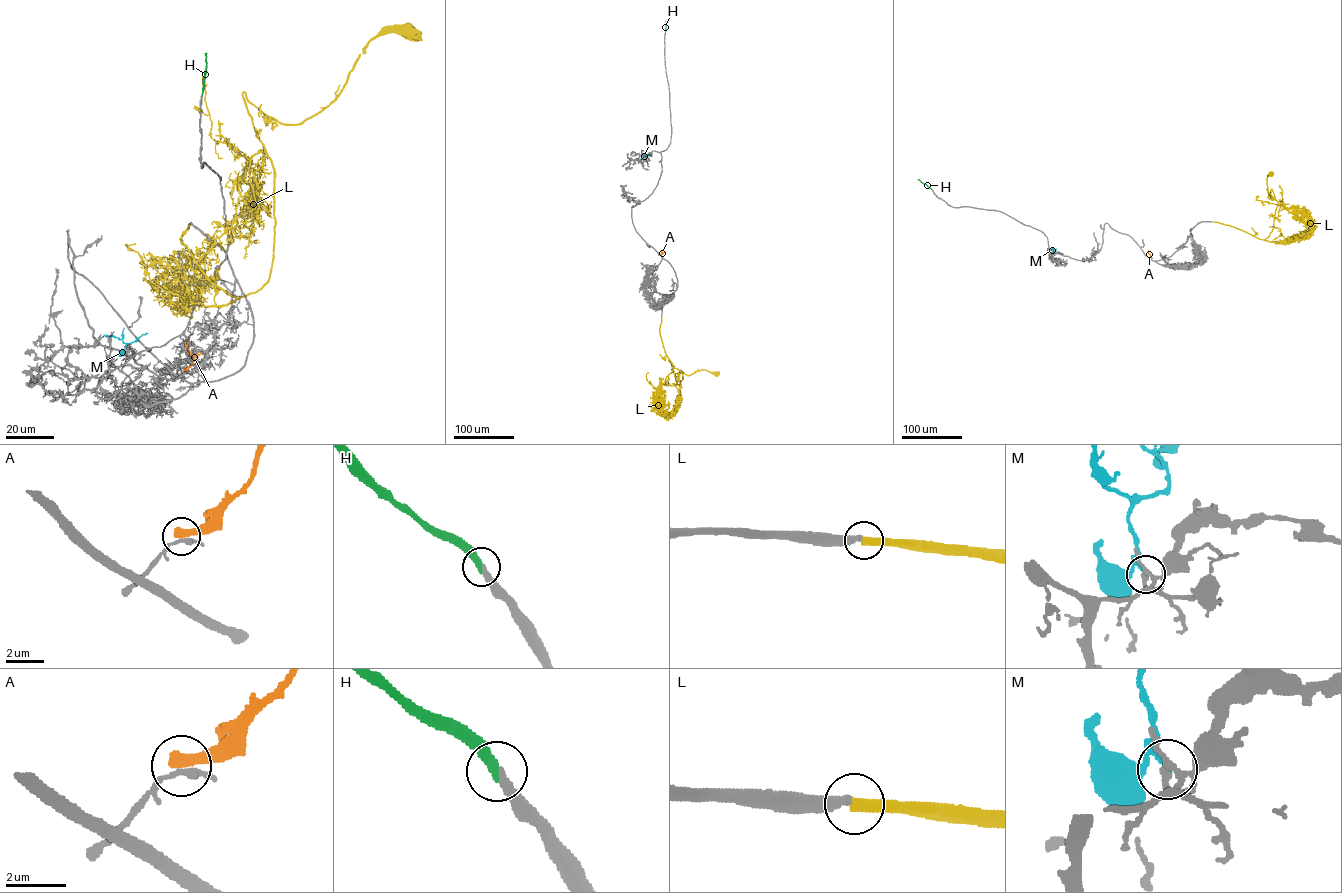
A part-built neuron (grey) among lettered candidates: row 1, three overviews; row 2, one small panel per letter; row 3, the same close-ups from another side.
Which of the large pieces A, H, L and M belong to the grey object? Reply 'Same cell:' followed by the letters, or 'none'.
Same cell: H, L

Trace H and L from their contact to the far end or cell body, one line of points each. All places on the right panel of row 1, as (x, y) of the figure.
H: (931, 189), (918, 179)
L: (1213, 222), (1266, 238), (1273, 227), (1278, 203), (1272, 190), (1272, 197), (1268, 191), (1266, 177), (1271, 174)

